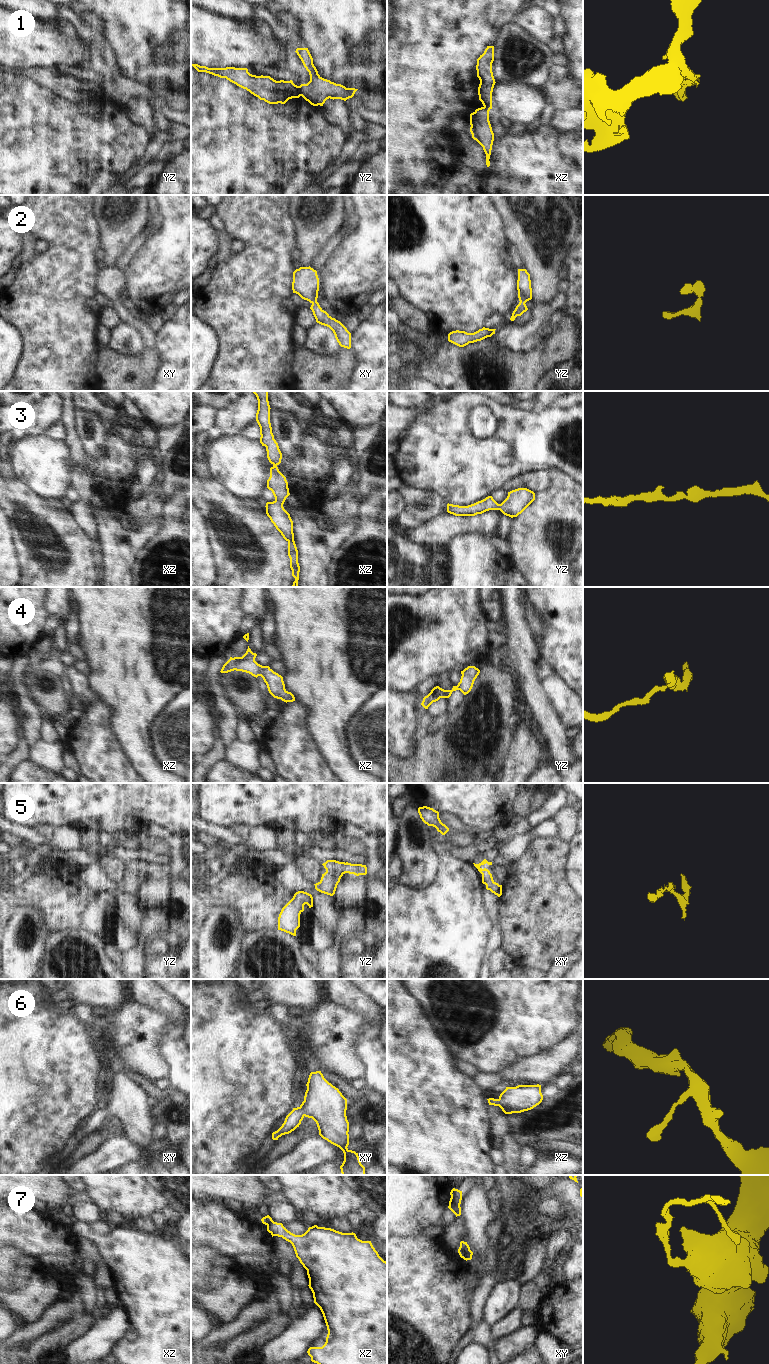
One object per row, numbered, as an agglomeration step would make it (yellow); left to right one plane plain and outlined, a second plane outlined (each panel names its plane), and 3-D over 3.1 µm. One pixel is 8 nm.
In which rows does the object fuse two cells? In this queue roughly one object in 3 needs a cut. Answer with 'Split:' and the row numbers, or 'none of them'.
Split: 1, 7

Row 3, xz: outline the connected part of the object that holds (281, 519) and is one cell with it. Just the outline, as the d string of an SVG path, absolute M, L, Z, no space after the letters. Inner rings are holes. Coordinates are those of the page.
M252 391L258 400L258 410L256 421L260 427L260 443L266 447L267 458L273 465L270 468L270 477L267 480L267 488L272 491L275 500L266 503L266 514L288 542L288 556L290 558L290 568L292 576L295 578L291 587L298 587L300 566L298 563L298 550L294 541L293 521L290 514L284 509L283 504L290 495L286 477L279 471L278 465L281 463L282 453L278 443L274 439L270 423L270 405L268 401L268 391Z

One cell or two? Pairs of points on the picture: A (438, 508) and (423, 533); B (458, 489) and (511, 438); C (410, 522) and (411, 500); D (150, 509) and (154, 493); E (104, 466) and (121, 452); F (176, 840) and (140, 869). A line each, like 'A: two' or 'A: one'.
A: two
B: one
C: one
D: one
E: one
F: one

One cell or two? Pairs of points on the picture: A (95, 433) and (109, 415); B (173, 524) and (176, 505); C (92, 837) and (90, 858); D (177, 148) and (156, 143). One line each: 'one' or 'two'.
A: two
B: one
C: two
D: two

